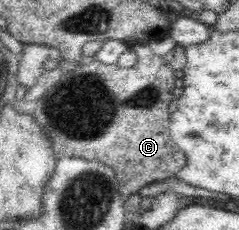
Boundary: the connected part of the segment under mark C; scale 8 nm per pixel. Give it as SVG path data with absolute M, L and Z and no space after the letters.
M148 44L137 45L133 49L136 62L128 68L120 68L117 64L105 65L96 60L69 67L59 81L36 101L32 114L38 127L52 141L56 161L73 157L110 167L120 183L122 198L128 198L128 194L134 194L148 184L174 177L187 165L185 153L172 141L169 132L169 106L177 97L174 83L177 73L162 56L152 52Z

